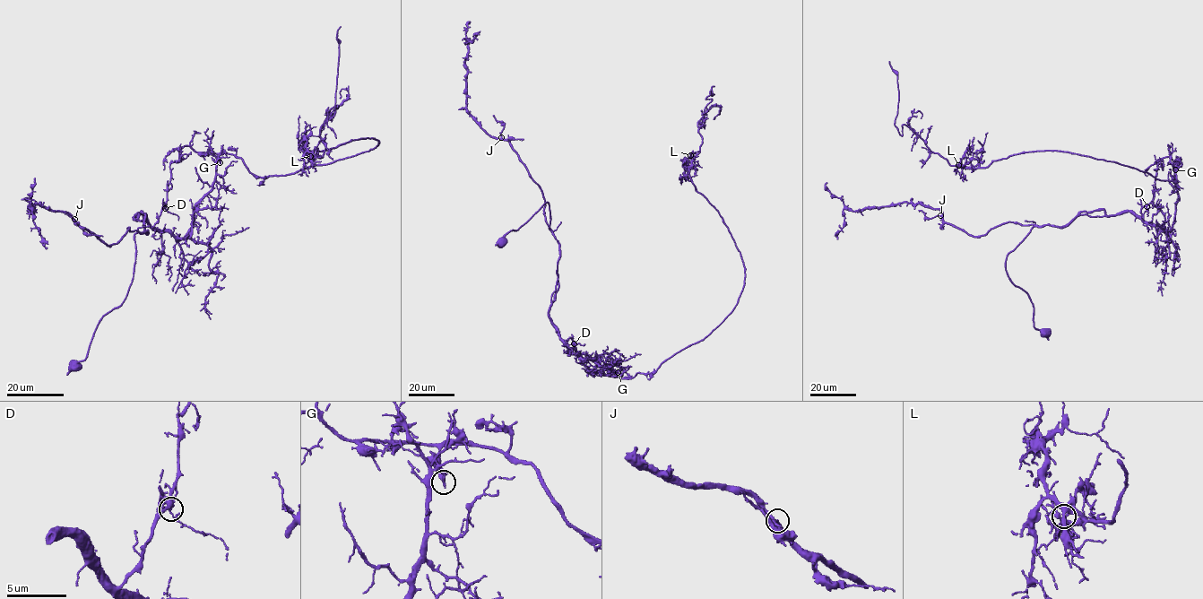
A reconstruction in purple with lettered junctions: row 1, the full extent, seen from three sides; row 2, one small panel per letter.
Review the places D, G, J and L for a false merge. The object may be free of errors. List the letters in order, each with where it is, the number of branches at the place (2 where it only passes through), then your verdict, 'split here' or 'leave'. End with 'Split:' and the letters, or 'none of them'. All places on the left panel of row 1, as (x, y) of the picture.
D: (165, 208) | 3 | leave
G: (220, 162) | 2 | split here
J: (74, 219) | 3 | leave
L: (310, 156) | 2 | leave
Split: G

